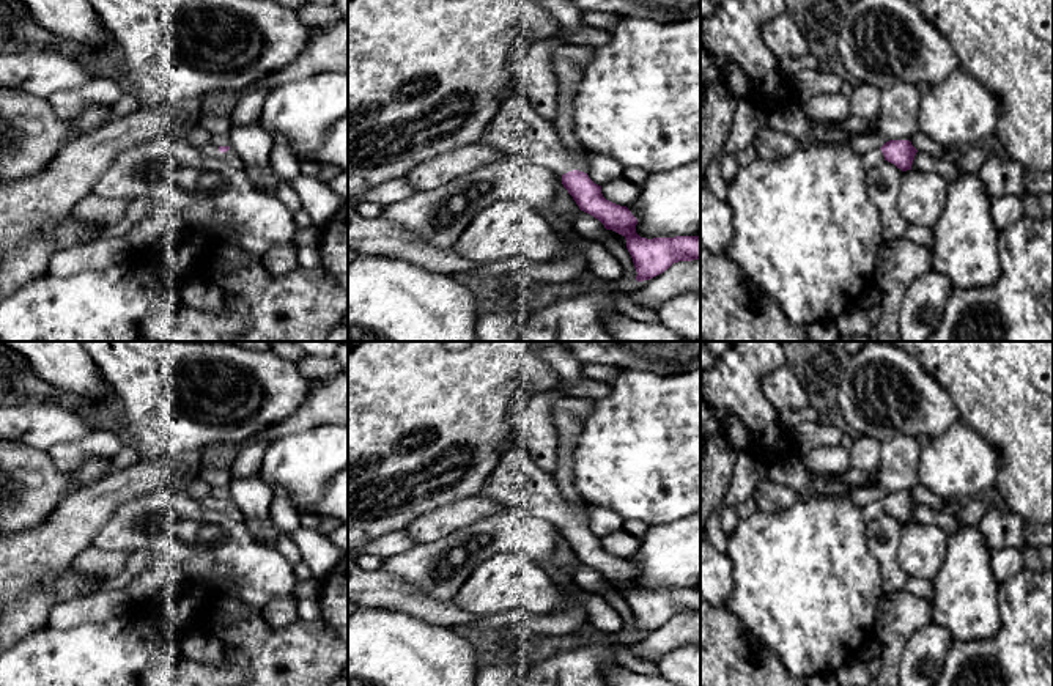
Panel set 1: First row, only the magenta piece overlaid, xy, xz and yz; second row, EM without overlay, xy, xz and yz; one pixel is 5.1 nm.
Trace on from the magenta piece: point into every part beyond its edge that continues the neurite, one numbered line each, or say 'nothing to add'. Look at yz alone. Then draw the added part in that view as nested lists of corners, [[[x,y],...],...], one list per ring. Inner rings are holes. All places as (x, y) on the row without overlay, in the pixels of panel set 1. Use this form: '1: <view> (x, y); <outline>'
1: yz (872, 510); [[[870,502],[861,508],[861,516],[866,522],[880,518],[885,513],[881,502]]]

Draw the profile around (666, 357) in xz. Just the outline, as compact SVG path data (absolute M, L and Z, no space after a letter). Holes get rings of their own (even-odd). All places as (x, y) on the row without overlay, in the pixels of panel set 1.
M560 341L581 365L677 374L700 367L700 341Z

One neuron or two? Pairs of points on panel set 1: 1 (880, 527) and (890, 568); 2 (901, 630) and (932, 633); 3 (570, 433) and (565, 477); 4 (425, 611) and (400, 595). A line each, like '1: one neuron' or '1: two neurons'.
1: one neuron
2: two neurons
3: one neuron
4: one neuron

